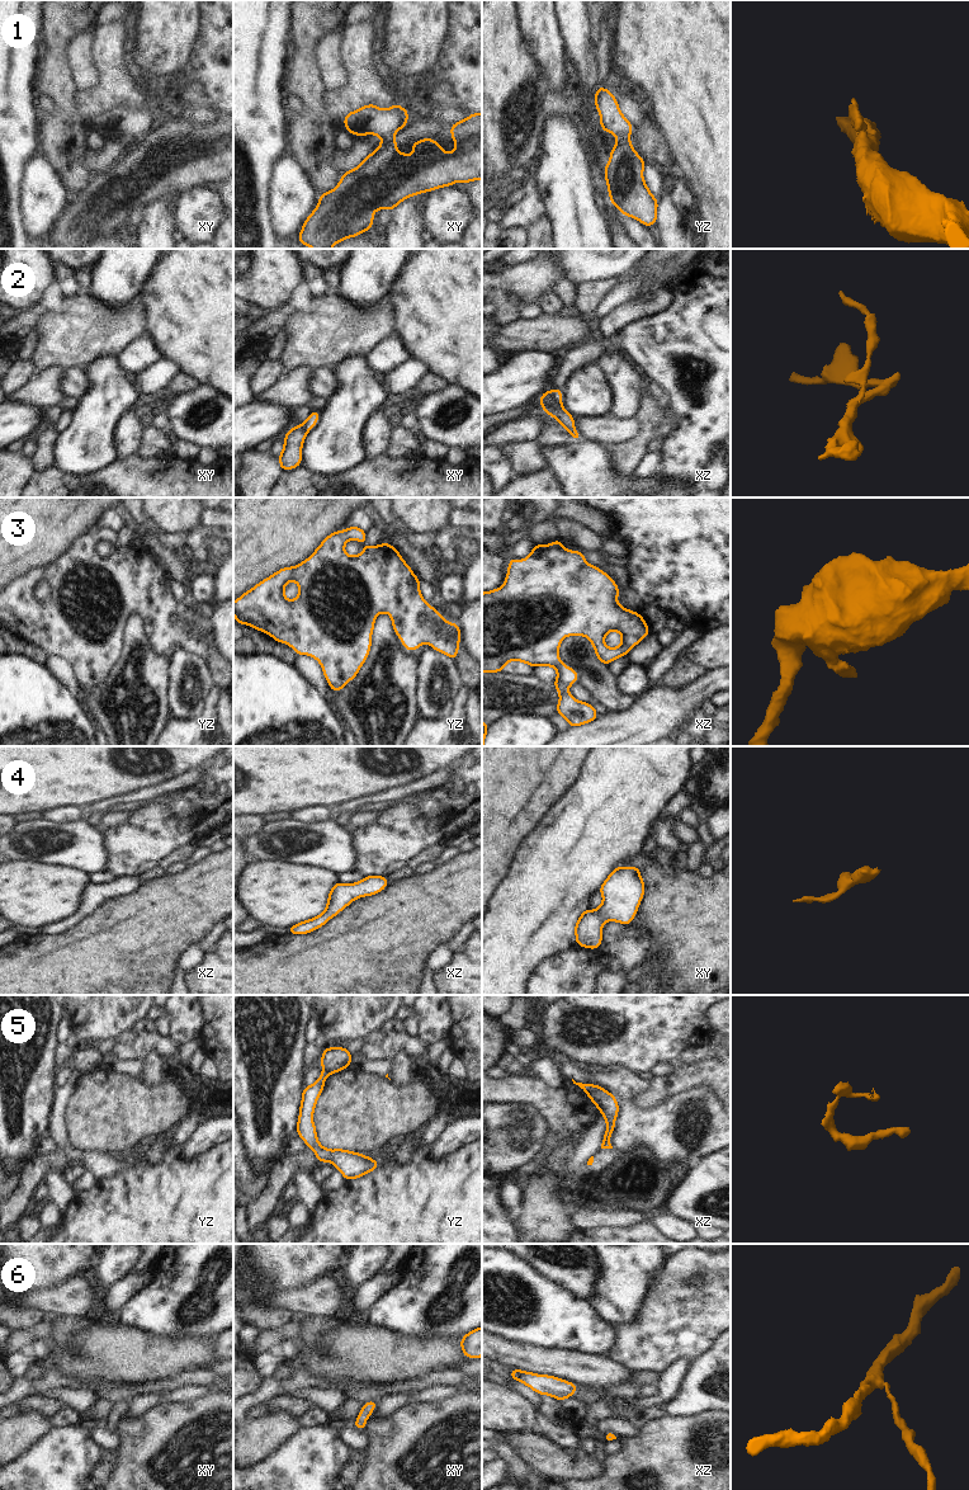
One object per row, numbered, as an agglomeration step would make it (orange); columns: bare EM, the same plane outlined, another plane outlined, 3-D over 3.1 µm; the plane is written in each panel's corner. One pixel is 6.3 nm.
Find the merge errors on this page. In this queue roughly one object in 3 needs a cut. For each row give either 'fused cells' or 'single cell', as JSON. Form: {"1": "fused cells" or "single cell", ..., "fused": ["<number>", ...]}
{"1": "fused cells", "2": "fused cells", "3": "single cell", "4": "single cell", "5": "fused cells", "6": "single cell", "fused": ["1", "2", "5"]}

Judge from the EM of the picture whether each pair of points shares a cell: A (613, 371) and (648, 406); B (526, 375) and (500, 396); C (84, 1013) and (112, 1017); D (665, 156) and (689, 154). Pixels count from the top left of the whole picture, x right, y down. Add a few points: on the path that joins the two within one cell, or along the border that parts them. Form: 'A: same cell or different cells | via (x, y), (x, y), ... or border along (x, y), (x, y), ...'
A: different cells | border along (644, 385), (641, 392), (639, 408), (633, 416)
B: same cell | via (520, 381), (506, 390)
C: same cell | via (90, 1013), (105, 1013)
D: different cells | border along (660, 128), (672, 154), (674, 165), (680, 173)

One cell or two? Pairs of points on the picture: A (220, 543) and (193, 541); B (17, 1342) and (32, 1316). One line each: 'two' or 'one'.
A: two
B: two

